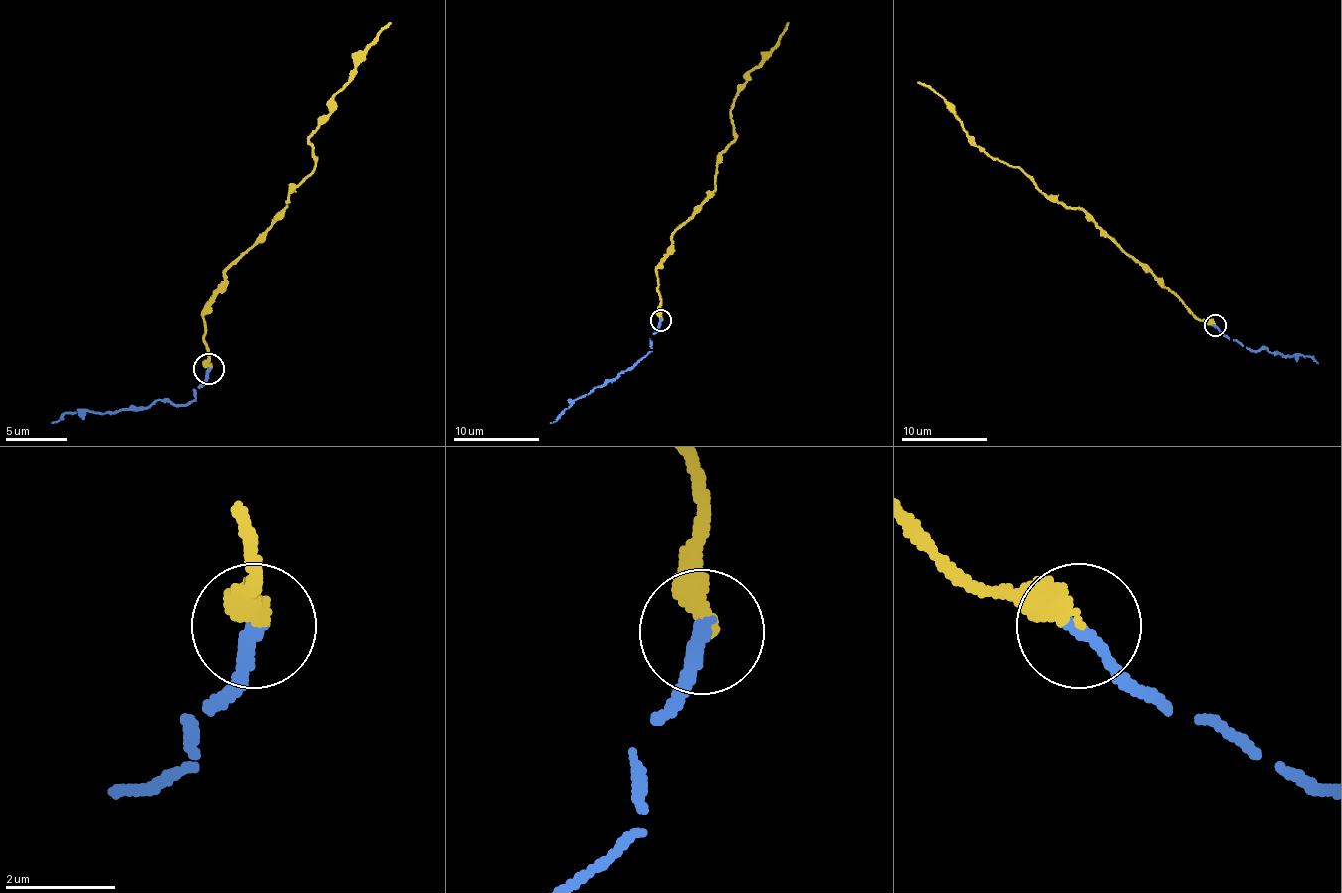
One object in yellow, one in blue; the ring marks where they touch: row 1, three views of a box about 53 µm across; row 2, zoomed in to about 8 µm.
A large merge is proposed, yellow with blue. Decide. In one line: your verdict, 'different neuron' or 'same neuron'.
different neuron

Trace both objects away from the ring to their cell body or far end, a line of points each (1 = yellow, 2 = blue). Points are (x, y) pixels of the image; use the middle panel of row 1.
1: (662, 319), (655, 265), (673, 233), (716, 187), (720, 155), (735, 138), (735, 92), (790, 23)
2: (660, 319), (658, 330), (649, 339), (651, 352), (578, 397), (550, 423)

